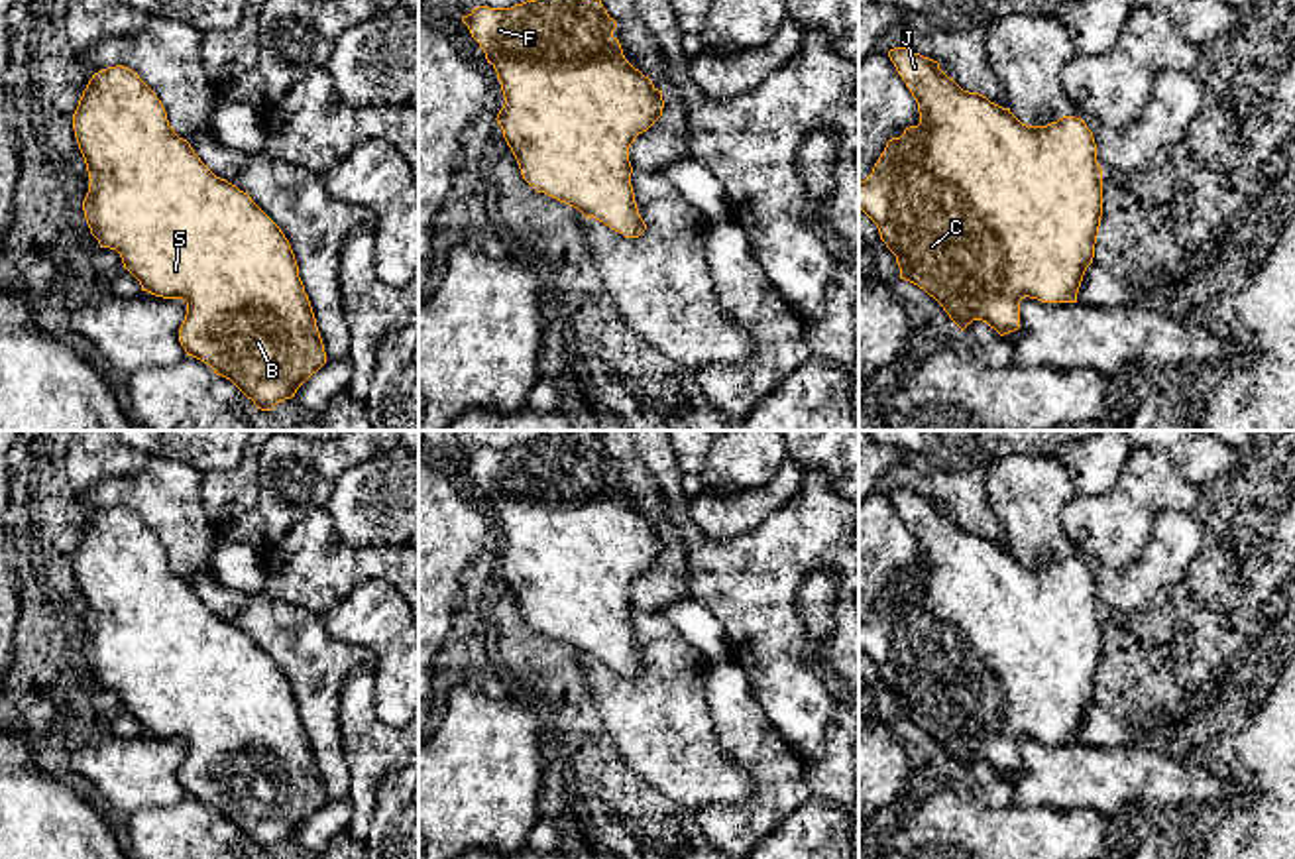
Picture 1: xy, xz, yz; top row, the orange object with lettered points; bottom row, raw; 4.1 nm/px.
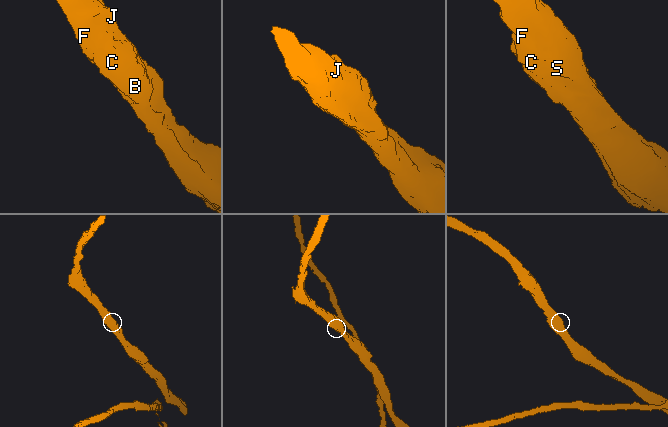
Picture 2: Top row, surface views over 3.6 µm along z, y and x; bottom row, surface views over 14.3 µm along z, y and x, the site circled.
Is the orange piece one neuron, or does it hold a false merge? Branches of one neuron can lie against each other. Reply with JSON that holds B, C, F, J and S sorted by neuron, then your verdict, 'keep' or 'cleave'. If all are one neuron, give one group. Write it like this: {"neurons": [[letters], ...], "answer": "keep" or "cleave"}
{"neurons": [["B", "C", "F", "J", "S"]], "answer": "keep"}

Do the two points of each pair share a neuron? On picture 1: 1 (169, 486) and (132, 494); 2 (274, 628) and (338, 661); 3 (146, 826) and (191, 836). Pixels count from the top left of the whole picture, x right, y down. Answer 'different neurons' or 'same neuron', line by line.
1: same neuron
2: same neuron
3: same neuron

